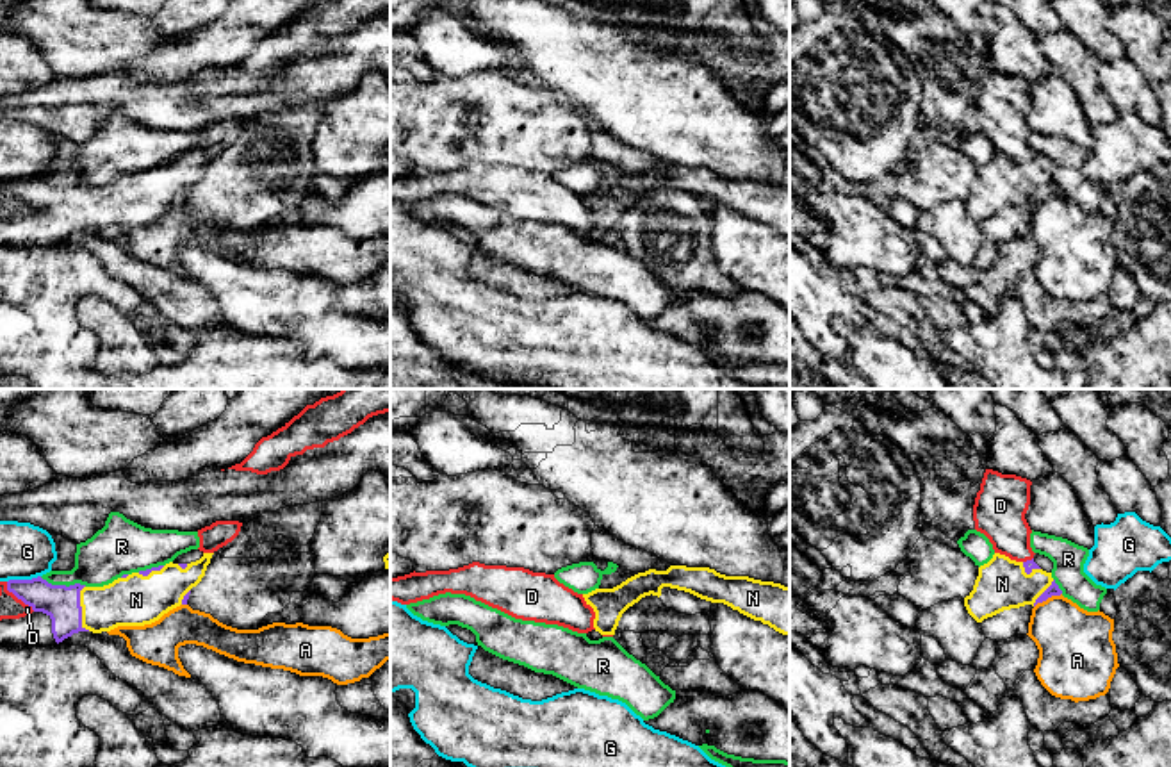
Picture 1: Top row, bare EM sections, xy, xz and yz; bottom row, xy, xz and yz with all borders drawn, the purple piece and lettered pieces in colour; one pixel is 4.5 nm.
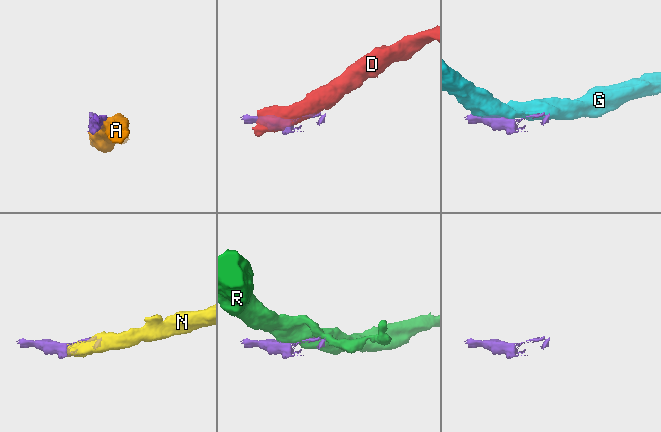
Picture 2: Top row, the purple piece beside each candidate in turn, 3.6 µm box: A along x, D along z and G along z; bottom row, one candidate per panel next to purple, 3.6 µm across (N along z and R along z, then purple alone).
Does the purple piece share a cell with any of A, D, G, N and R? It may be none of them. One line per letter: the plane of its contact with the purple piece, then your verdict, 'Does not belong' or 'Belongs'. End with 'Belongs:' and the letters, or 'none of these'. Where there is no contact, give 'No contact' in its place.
A: Touches purple in yz. Does not belong
D: Touches purple in xy. Does not belong
G: Touches purple in xy. Does not belong
N: Touches purple in xy. Belongs
R: Touches purple in xy. Does not belong
Belongs: N

